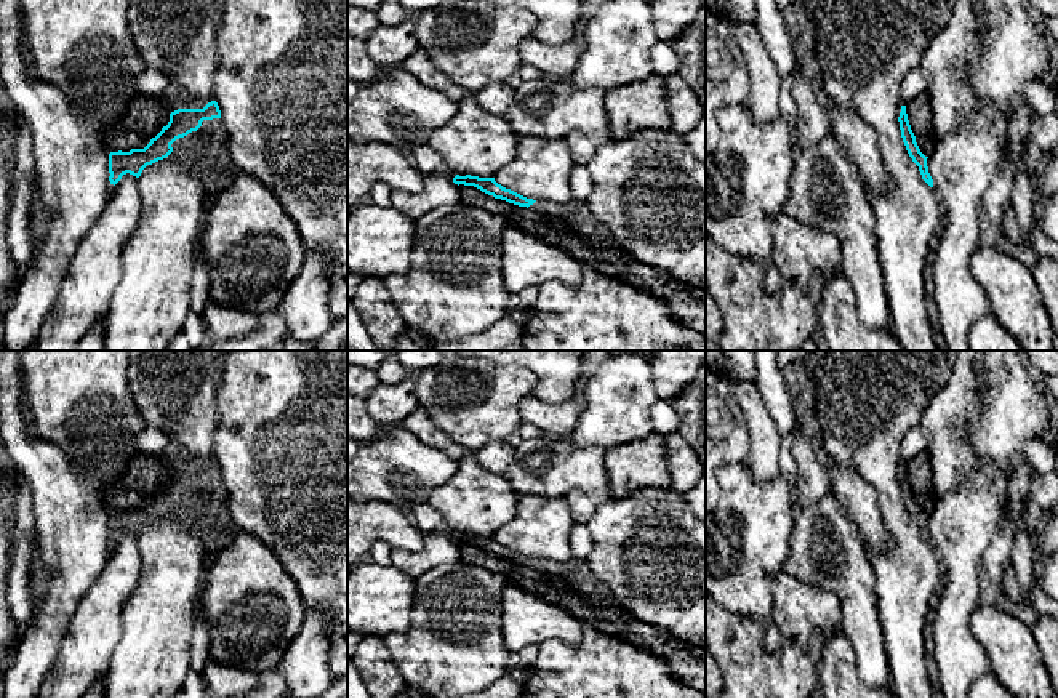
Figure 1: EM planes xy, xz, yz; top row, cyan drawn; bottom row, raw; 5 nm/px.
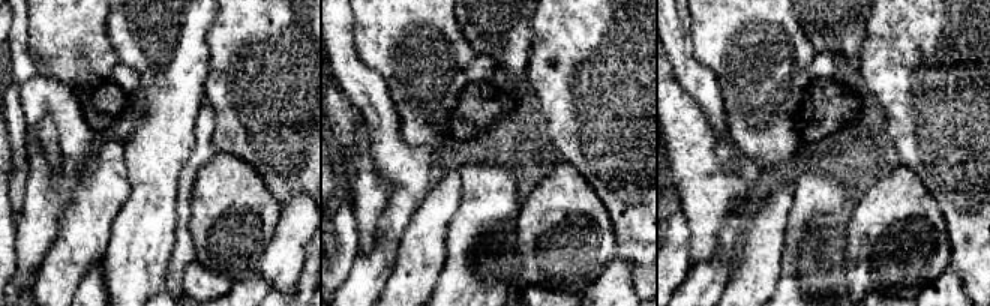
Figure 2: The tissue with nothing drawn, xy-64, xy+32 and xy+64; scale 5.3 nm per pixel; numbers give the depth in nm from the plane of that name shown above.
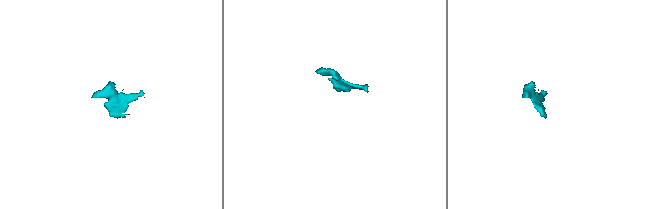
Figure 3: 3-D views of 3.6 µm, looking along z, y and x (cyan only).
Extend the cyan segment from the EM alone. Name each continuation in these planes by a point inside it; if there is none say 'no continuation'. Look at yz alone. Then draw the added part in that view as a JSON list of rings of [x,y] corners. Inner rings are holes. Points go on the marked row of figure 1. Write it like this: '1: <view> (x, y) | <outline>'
1: yz (914, 84) | [[[920,69],[911,70],[901,83],[900,104],[906,106],[909,101],[925,93],[927,85],[928,77],[925,72],[922,72]]]

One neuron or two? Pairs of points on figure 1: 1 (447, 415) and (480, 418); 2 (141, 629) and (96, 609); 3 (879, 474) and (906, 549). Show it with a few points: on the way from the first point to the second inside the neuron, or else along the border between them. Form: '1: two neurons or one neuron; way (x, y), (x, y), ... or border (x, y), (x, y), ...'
1: one neuron; way (455, 415), (472, 415)
2: two neurons; border (136, 586), (124, 605), (122, 637), (112, 658)
3: one neuron; way (889, 493), (890, 505), (903, 530)

